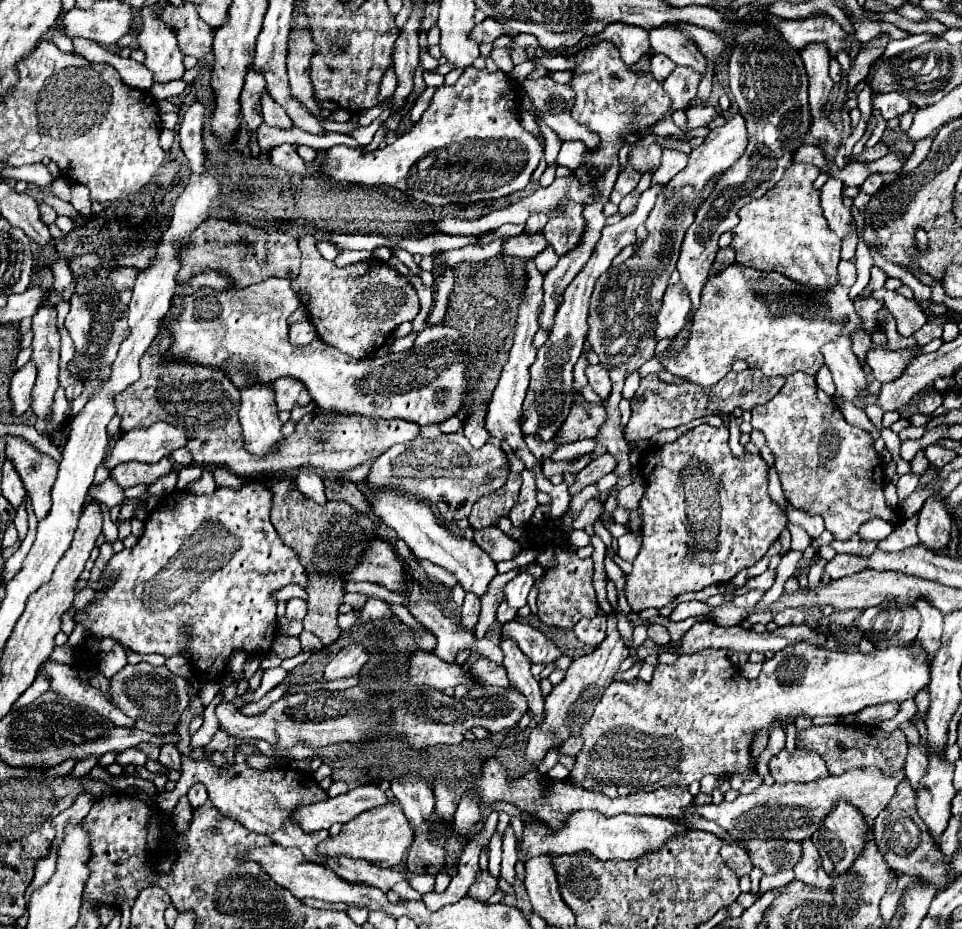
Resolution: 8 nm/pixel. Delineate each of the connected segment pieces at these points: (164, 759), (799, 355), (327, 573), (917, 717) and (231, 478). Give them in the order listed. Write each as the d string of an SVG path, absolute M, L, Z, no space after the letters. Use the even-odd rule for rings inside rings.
M163 745L161 747L161 755L159 755L159 763L171 769L179 769L181 767L181 753L175 745Z
M735 261L707 279L701 294L701 304L695 315L693 335L687 347L679 353L677 359L673 359L673 363L663 365L669 373L685 377L687 381L697 385L715 385L731 371L731 365L739 359L745 359L751 369L759 369L767 377L787 377L795 371L815 375L823 365L821 347L825 343L831 343L831 339L839 339L841 335L851 337L859 331L865 331L869 337L873 337L875 333L883 333L885 329L881 325L875 325L873 329L863 327L863 321L855 311L847 287L837 283L831 289L817 289L817 295L813 295L813 289L809 285L795 283L787 275L781 275L777 271L759 271L755 267L741 267Z
M293 477L271 485L273 507L271 523L287 547L297 551L301 565L305 567L309 587L307 591L307 613L303 619L303 629L315 633L323 645L333 643L341 629L337 625L337 609L343 603L343 573L349 573L357 559L361 557L363 545L373 539L373 523L351 509L347 503L329 501L327 505L317 505L315 501L303 497L293 487Z
M921 689L917 695L915 695L915 705L917 705L917 713L913 715L911 719L911 725L917 725L919 721L925 719L927 711L929 711L929 689Z
M221 467L213 469L213 477L215 477L217 487L229 487L229 489L235 489L235 487L243 487L243 485L245 485L241 477L237 477L237 475L233 475L231 471L221 469Z

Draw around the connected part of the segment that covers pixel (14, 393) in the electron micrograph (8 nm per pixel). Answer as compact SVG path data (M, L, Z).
M29 361L23 369L15 371L13 379L11 379L11 389L9 389L9 397L13 403L13 415L19 417L21 413L25 413L31 407L31 389L33 389L33 379L37 377L37 369L33 365L33 361Z

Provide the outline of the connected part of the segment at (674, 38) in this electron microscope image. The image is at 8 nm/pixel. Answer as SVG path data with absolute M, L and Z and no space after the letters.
M671 25L655 27L653 31L649 31L649 43L653 53L663 53L677 65L693 67L697 73L705 71L705 57L679 29L673 29Z

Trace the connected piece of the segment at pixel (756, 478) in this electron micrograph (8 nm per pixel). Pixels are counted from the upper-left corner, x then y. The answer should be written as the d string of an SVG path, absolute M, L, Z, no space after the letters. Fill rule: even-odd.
M699 425L687 433L683 433L679 439L675 439L673 443L665 443L665 445L659 445L659 447L653 447L653 449L647 449L643 455L641 455L641 461L639 461L639 467L641 467L641 473L647 481L647 487L645 487L645 495L639 503L639 509L641 509L641 537L643 537L643 543L641 543L641 551L637 555L637 559L633 561L633 573L627 575L627 585L625 585L625 591L627 591L627 601L629 605L633 607L633 611L643 611L643 609L649 609L649 607L655 607L655 609L661 609L665 605L669 605L677 595L681 593L687 593L687 591L701 591L709 585L715 585L715 583L727 583L731 581L743 567L751 567L755 565L765 553L767 549L771 547L771 543L781 535L781 531L785 529L787 525L787 517L783 515L783 511L777 507L777 503L771 501L771 497L767 495L767 463L763 459L735 459L729 451L729 445L727 445L727 439L729 439L729 429L725 425L721 427L711 427L711 425Z

